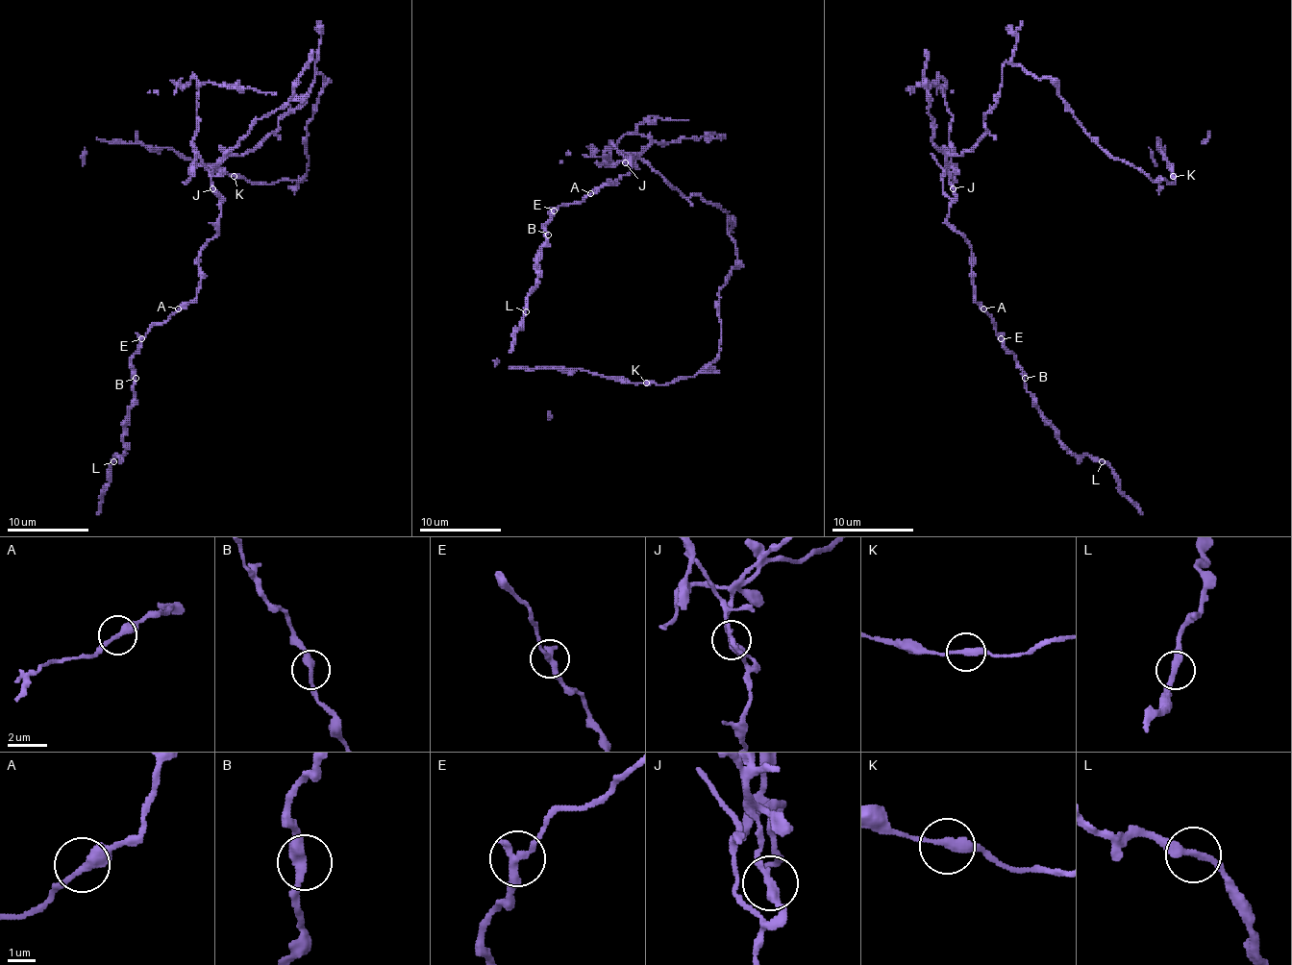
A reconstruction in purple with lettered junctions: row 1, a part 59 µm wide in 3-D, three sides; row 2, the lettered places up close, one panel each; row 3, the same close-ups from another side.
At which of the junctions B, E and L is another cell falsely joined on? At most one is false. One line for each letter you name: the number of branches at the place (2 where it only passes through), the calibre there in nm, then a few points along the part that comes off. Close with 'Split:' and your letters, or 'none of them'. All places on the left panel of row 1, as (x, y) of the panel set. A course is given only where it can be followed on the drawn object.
E: branches 2; calibre 300 nm
Split: E

